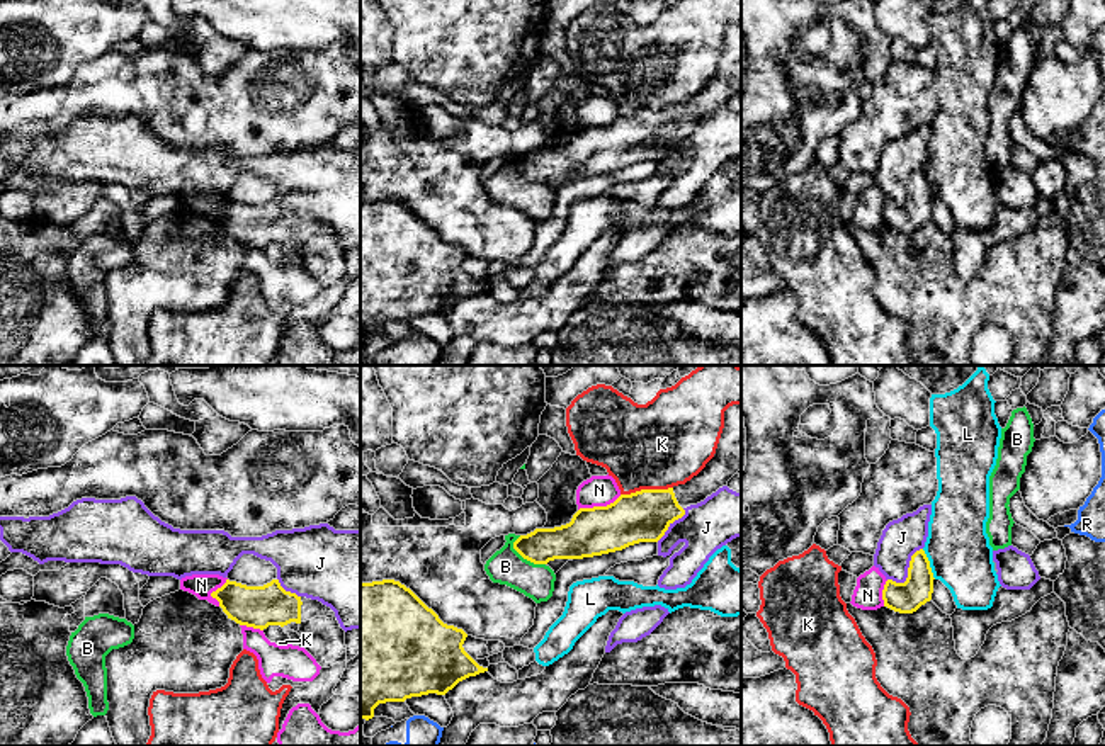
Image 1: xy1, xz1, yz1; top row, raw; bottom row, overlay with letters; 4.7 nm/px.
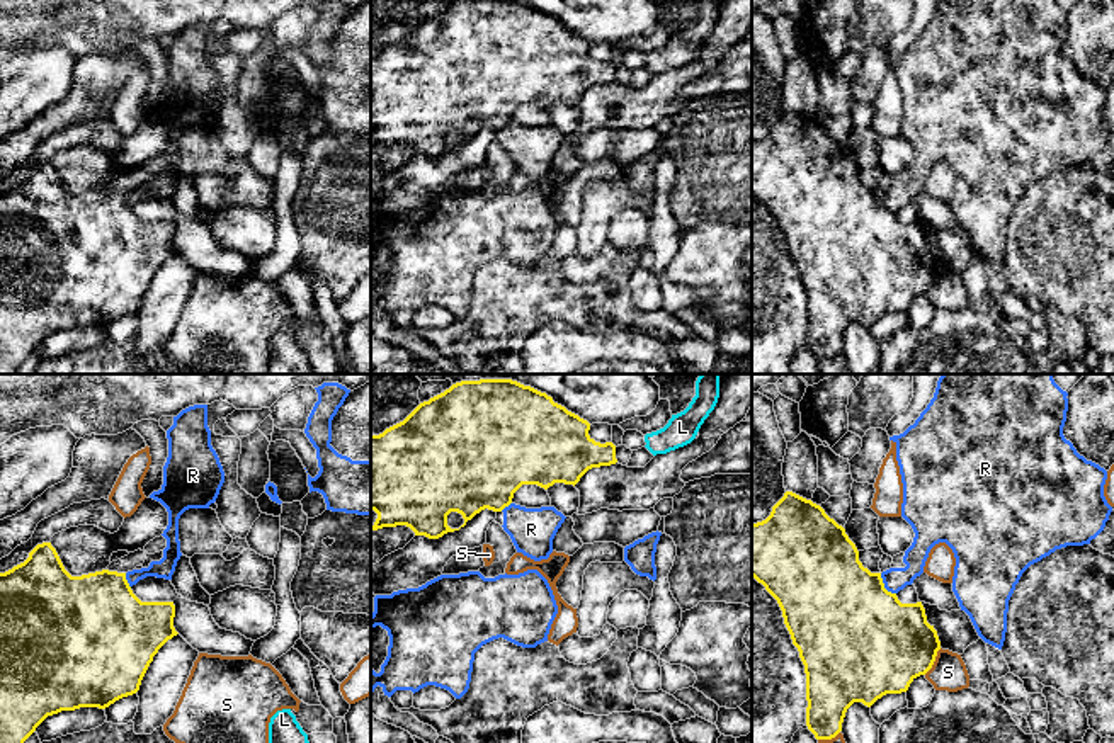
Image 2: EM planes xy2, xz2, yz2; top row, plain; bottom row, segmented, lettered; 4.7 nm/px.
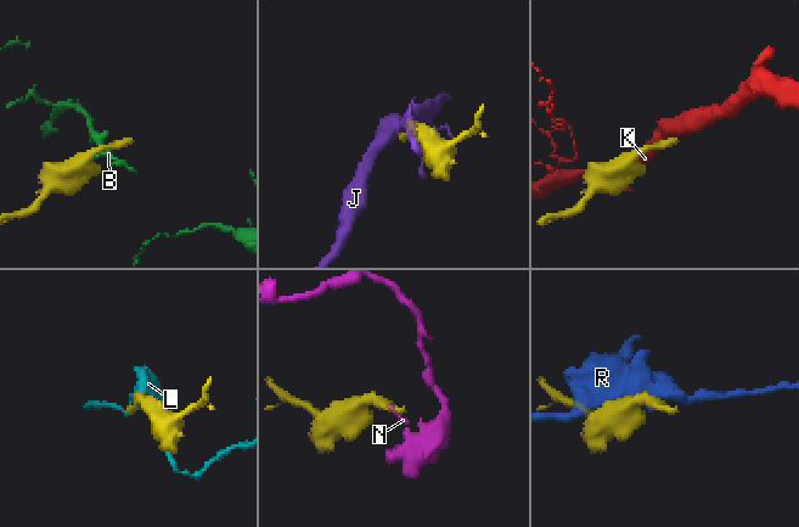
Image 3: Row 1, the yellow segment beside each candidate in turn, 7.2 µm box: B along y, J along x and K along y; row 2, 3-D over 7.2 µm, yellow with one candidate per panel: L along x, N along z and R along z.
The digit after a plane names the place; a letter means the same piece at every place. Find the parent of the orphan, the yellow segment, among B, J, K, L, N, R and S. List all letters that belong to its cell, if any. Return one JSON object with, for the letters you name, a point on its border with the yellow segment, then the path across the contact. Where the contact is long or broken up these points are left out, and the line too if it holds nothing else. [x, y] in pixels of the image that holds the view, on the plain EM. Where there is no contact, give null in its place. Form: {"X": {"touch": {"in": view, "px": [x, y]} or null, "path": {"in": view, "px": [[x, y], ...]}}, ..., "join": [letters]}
{"join": []}

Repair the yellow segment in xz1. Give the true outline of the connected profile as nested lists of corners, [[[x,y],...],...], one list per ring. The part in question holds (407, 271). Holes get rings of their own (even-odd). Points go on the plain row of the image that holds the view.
[[[382,199],[372,202],[360,202],[360,338],[372,338],[374,328],[386,321],[405,321],[411,316],[422,316],[428,313],[445,314],[459,301],[488,291],[488,287],[479,285],[462,267],[468,253],[462,248],[444,243],[439,235],[428,228],[410,207],[394,199]]]

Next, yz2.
[[[793,111],[784,112],[765,139],[752,143],[752,196],[777,219],[799,270],[806,292],[806,345],[816,359],[835,357],[854,321],[871,326],[886,313],[907,311],[917,296],[932,287],[941,269],[937,250],[927,241],[922,221],[901,223],[896,213],[884,207],[881,192],[862,185],[845,148],[820,124]]]

